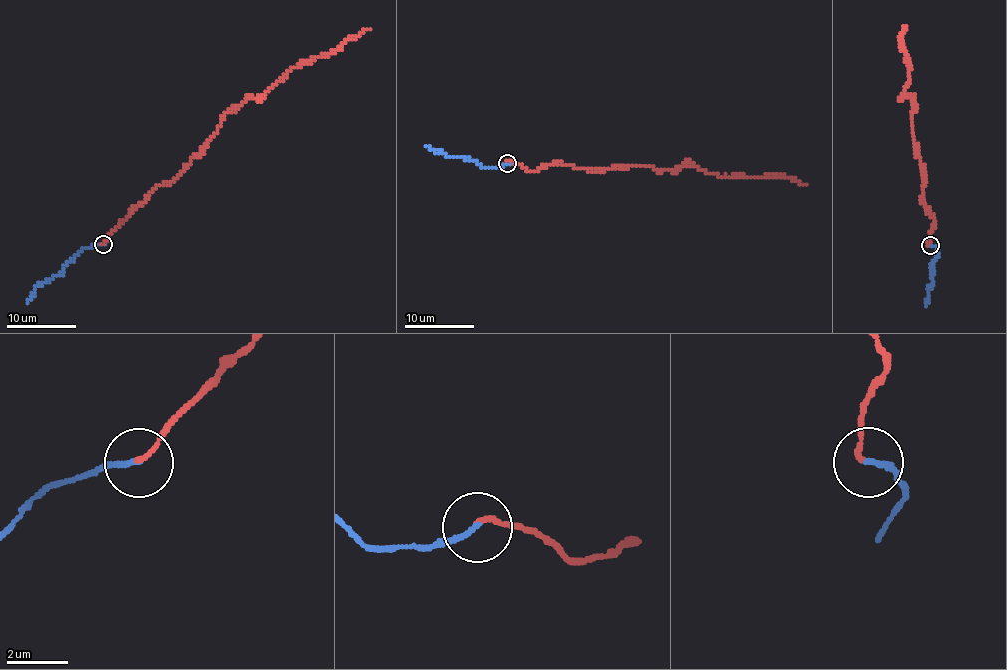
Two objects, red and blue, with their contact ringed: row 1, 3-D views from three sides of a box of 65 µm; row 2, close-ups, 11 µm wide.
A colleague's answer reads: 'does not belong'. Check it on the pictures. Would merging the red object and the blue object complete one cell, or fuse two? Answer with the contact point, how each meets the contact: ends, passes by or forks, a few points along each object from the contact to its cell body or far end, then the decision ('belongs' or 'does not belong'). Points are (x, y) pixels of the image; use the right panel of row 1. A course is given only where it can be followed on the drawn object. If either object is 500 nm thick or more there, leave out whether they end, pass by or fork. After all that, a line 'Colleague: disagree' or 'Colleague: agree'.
(930, 245) | red ends | blue ends | red via (930, 245), (934, 224), (922, 202), (914, 98), (902, 95), (910, 68), (901, 32), (906, 27) | blue via (930, 245), (938, 249), (939, 254), (931, 268), (931, 287), (925, 307) | belongs
Colleague: disagree

